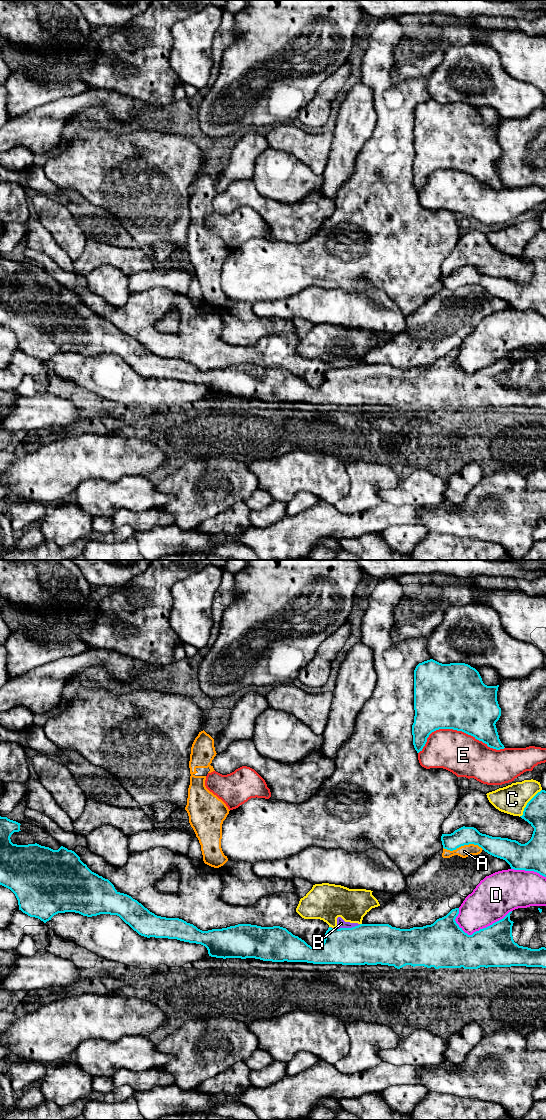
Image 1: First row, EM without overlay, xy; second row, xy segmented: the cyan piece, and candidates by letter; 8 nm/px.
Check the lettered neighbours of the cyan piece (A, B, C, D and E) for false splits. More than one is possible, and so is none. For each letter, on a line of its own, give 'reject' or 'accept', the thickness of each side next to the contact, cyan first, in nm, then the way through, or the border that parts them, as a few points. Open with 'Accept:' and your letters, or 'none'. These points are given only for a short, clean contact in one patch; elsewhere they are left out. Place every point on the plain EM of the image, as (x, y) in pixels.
Accept: none
A: reject | 150/100 nm
B: reject | 320/70 nm | along xy (360, 364), (354, 367), (337, 368)
C: reject | 180/240 nm
D: reject | 320/340 nm
E: reject | 480/340 nm

